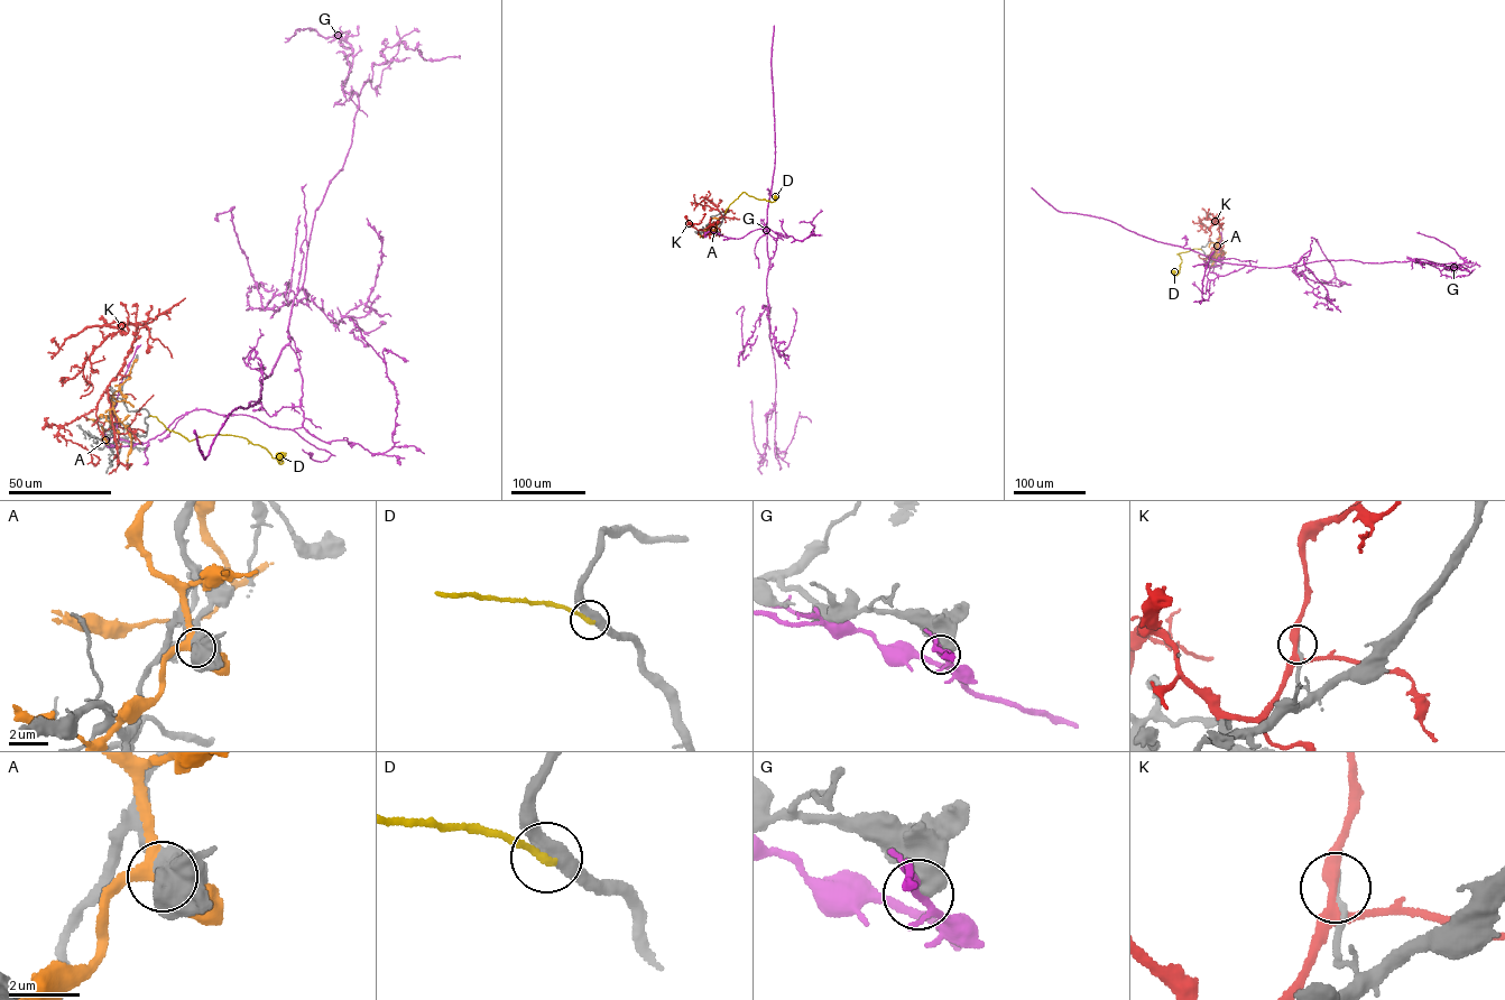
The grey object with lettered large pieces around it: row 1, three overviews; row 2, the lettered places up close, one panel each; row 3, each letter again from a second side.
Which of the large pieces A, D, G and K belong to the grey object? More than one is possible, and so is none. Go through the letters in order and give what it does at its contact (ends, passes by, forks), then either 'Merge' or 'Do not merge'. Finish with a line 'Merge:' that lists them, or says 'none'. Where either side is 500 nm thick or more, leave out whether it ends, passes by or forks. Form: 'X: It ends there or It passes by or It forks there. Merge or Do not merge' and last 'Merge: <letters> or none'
A: Do not merge
D: It ends there. Merge
G: Do not merge
K: It forks there. Do not merge
Merge: D

